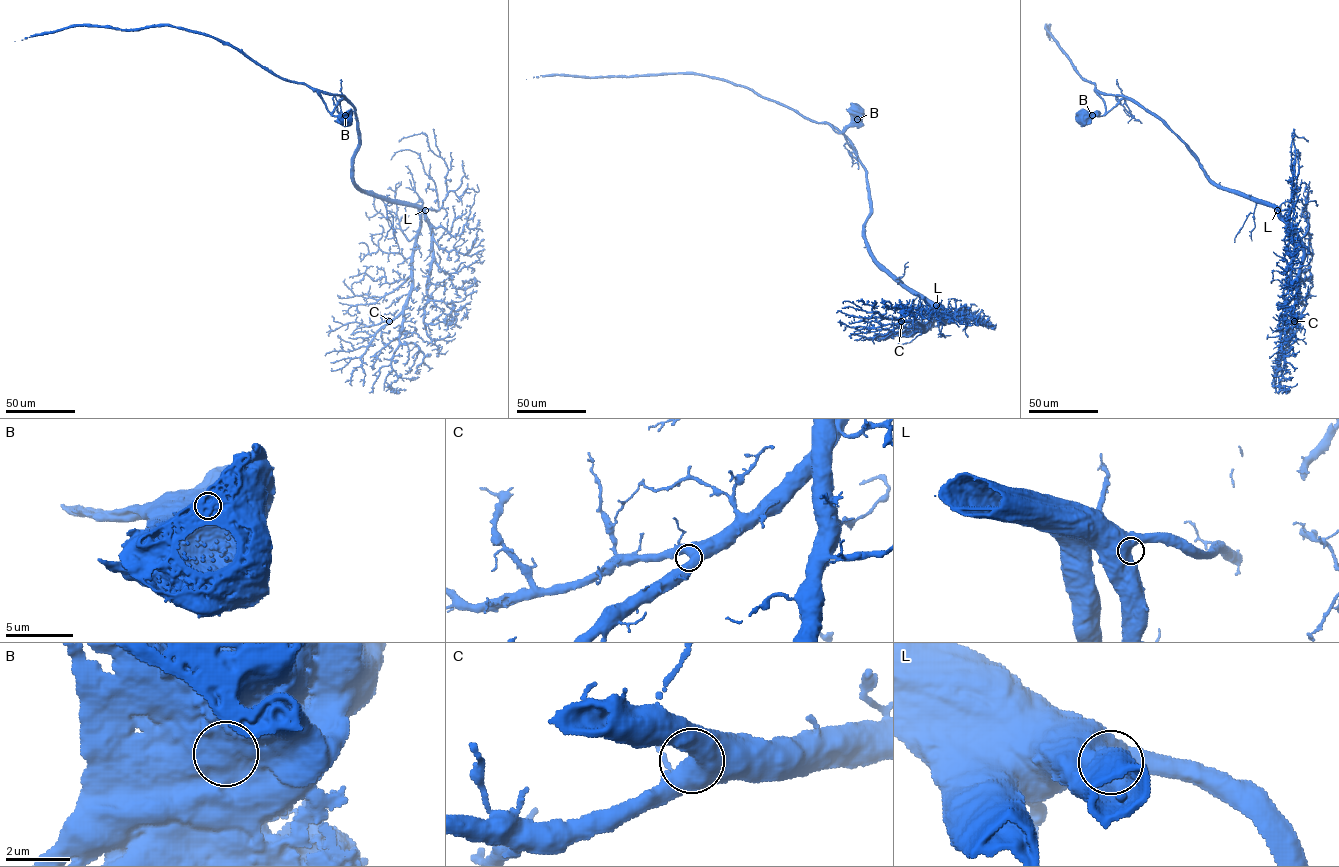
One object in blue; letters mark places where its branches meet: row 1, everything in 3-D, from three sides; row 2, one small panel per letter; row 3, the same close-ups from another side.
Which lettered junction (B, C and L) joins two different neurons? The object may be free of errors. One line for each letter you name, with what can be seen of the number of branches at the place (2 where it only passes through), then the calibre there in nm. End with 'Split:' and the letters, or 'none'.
B: 1 branches meet; 1250 nm thick
Split: B

